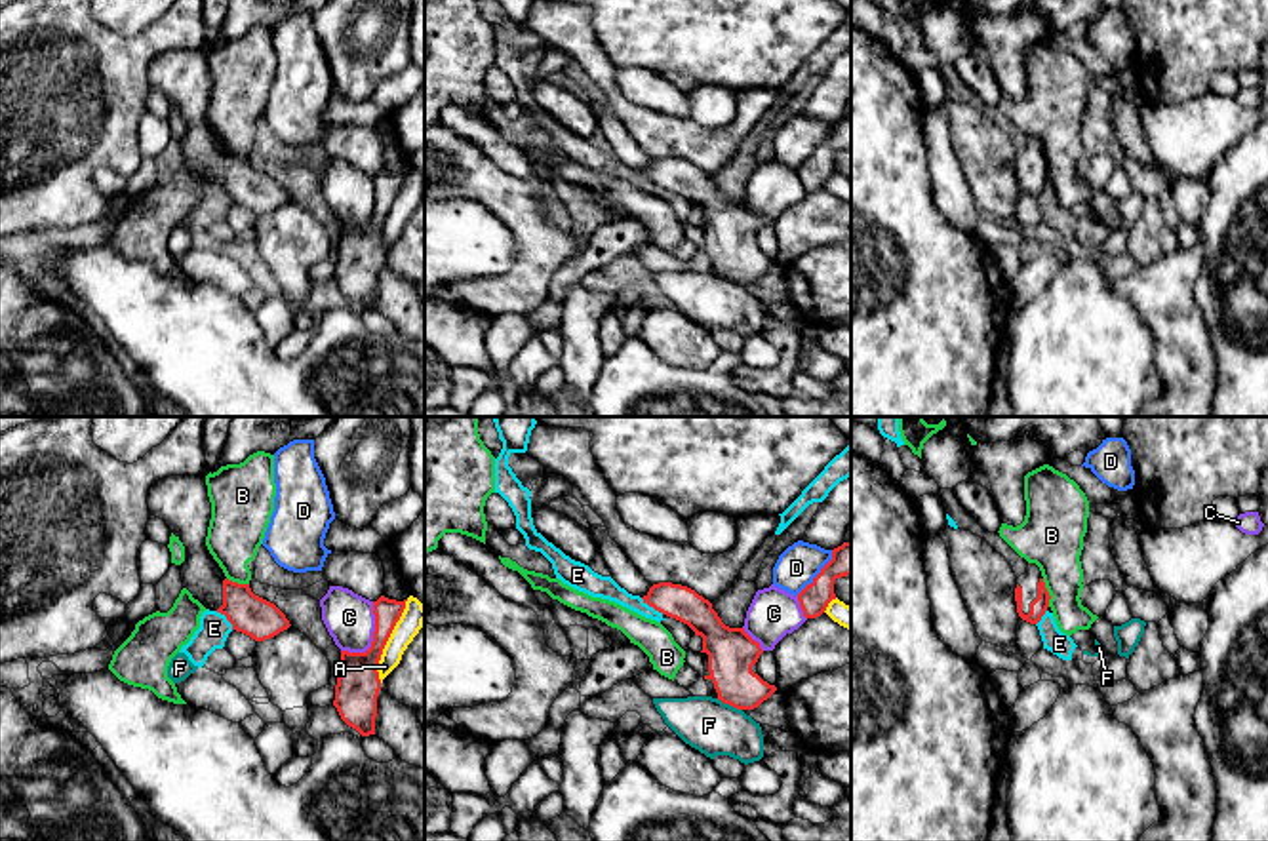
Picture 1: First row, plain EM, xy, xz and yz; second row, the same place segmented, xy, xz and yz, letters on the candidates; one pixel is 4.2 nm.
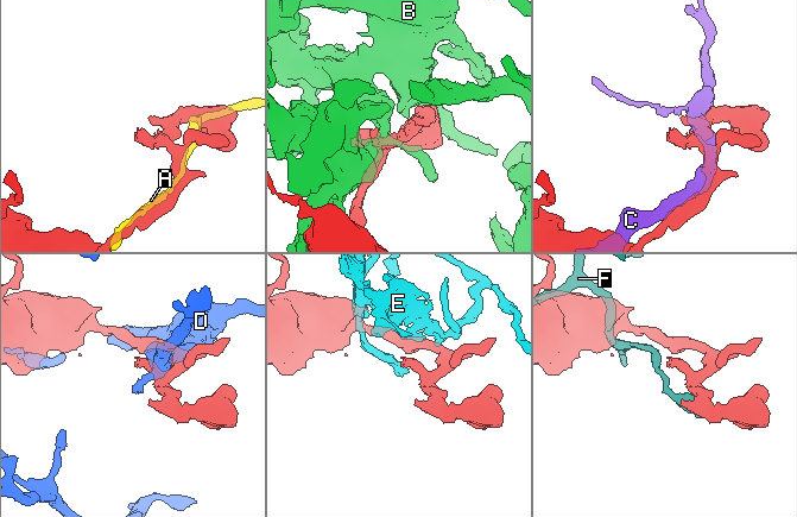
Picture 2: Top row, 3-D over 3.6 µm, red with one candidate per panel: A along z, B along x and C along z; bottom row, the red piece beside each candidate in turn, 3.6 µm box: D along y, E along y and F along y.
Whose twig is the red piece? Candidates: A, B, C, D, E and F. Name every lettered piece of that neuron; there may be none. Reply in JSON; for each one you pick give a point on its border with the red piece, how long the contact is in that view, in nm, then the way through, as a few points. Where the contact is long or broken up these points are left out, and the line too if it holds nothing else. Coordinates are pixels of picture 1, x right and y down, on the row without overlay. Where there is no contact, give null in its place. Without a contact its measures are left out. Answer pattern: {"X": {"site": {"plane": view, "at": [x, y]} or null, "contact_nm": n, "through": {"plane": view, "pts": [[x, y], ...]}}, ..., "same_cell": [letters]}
{"same_cell": []}

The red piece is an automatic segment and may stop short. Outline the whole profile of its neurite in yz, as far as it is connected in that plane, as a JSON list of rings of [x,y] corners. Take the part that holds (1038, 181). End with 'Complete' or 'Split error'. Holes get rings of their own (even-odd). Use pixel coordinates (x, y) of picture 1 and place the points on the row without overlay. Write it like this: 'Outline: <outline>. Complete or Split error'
Outline: [[[1028,137],[1026,147],[1017,152],[1015,175],[1022,194],[1038,198],[1049,181],[1049,166],[1041,145],[1036,137]]]. Split error

